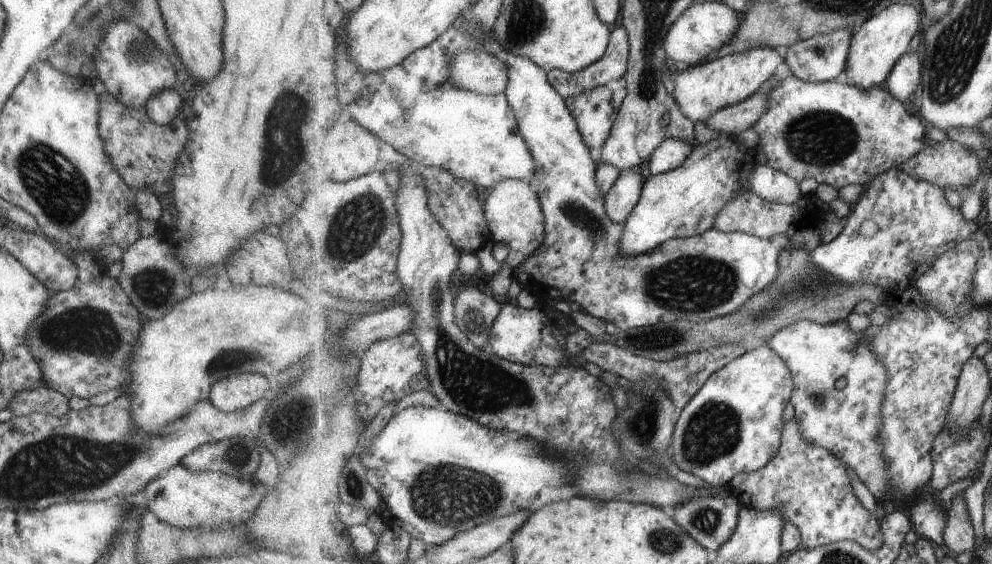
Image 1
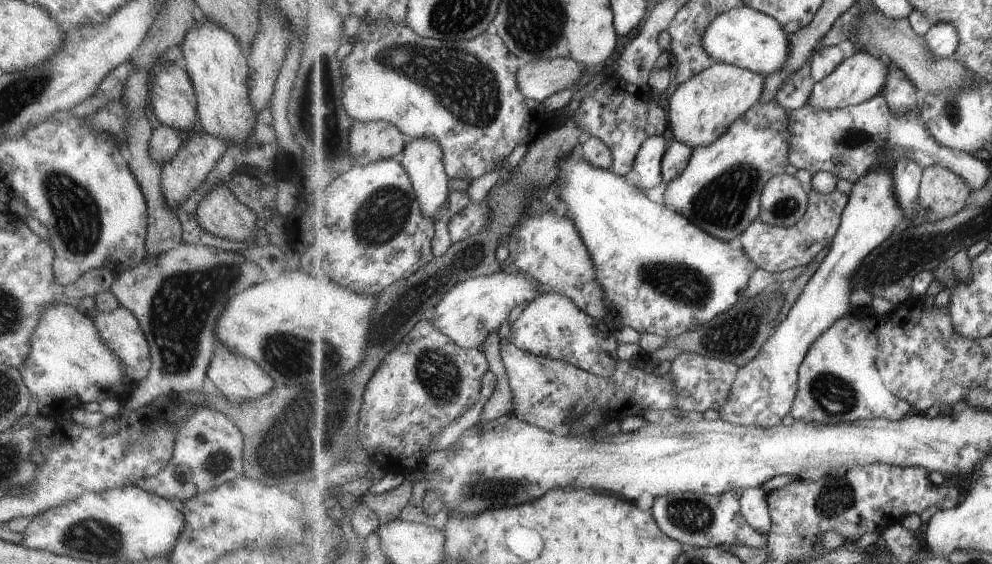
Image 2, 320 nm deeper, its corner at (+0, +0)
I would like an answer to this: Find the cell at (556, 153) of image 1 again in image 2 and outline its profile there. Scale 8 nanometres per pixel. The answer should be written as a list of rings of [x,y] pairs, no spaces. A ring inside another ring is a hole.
[[[571,155],[566,157],[561,163],[560,176],[557,180],[560,182],[559,200],[565,204],[565,211],[576,224],[581,236],[583,237],[586,247],[589,249],[590,257],[593,259],[596,271],[598,272],[598,281],[602,284],[606,292],[606,303],[614,316],[616,325],[630,326],[637,332],[650,332],[659,336],[666,336],[675,338],[676,336],[690,333],[698,326],[703,326],[713,318],[718,317],[725,311],[728,311],[735,303],[738,303],[749,284],[752,270],[755,266],[752,264],[749,255],[745,250],[733,250],[729,242],[709,234],[707,231],[701,230],[693,221],[689,220],[687,216],[679,215],[673,210],[669,210],[665,203],[652,202],[643,194],[640,187],[635,188],[627,184],[627,180],[621,175],[616,175],[613,171],[600,169],[593,166],[585,159],[573,160]]]

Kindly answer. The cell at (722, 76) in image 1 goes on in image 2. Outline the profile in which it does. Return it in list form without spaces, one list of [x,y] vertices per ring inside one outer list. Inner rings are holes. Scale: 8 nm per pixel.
[[[719,61],[683,83],[670,95],[670,137],[689,146],[706,147],[721,138],[752,106],[762,100],[766,79],[762,74]]]

